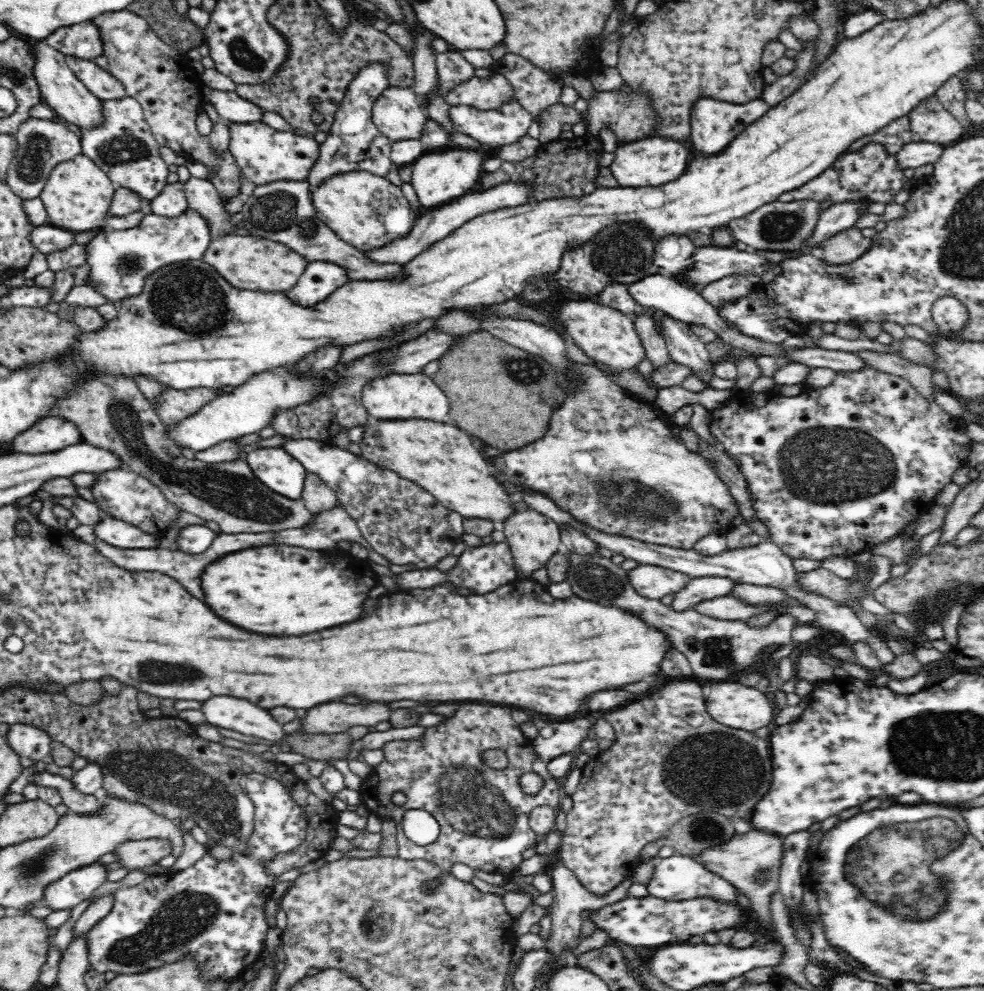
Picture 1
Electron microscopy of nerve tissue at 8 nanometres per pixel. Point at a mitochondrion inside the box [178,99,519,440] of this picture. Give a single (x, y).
(276, 212)

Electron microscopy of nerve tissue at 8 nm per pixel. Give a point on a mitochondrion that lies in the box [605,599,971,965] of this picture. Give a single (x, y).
(909, 884)

